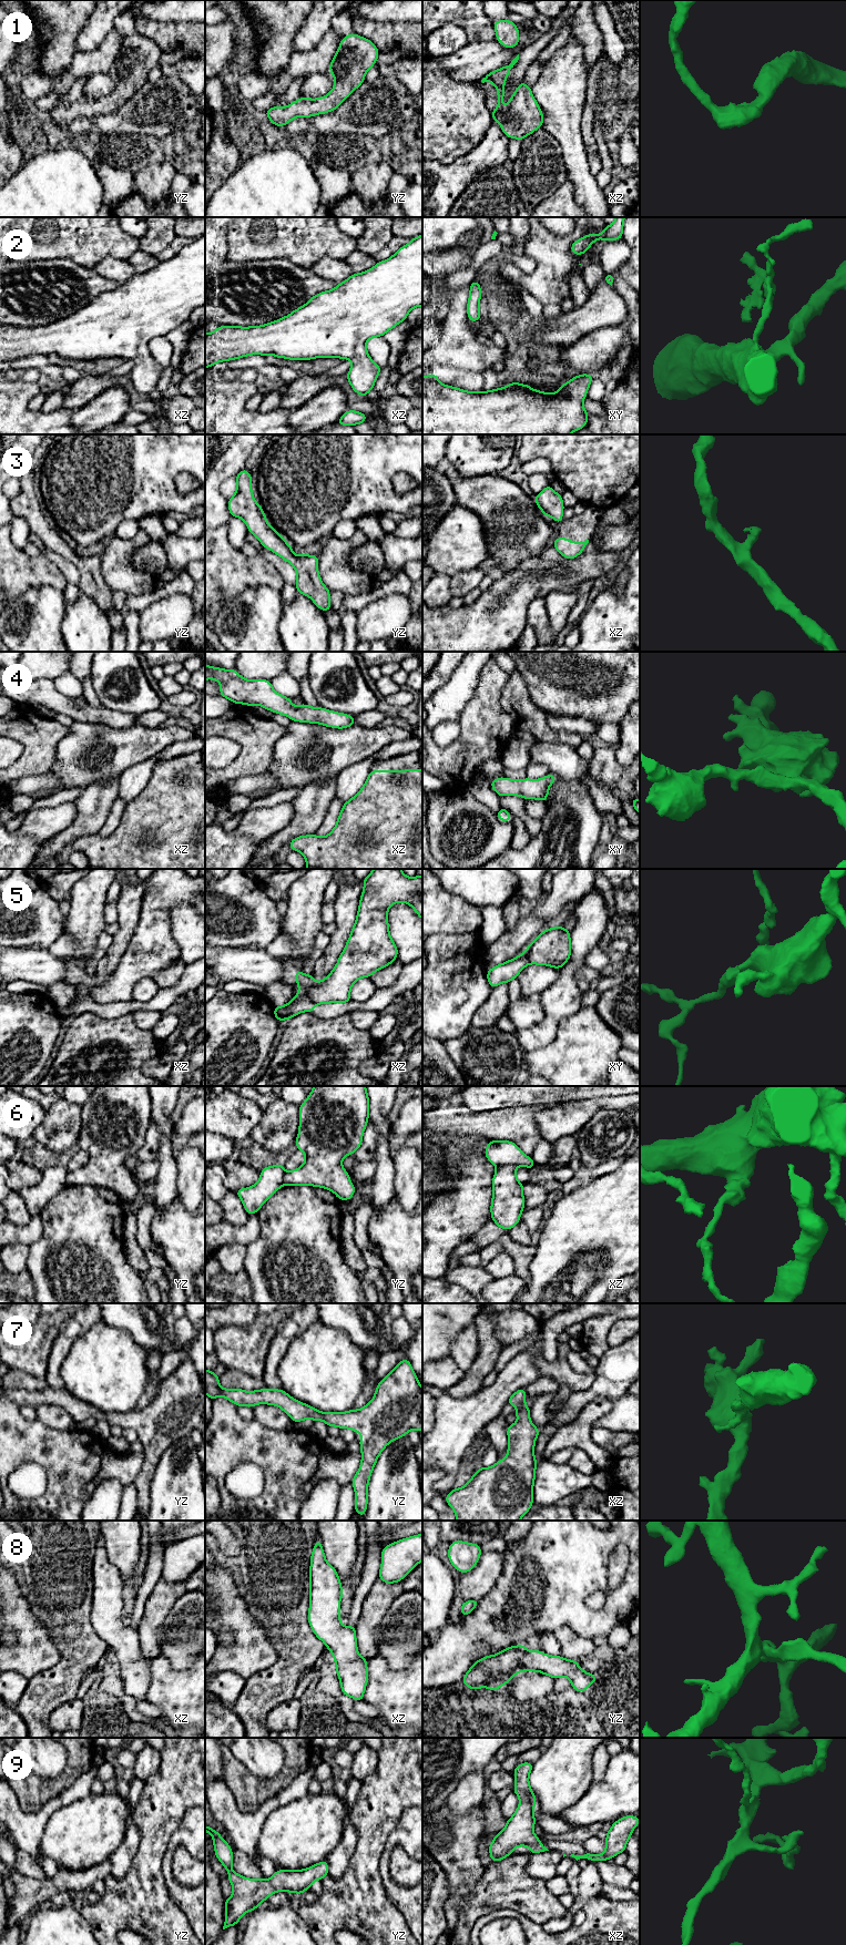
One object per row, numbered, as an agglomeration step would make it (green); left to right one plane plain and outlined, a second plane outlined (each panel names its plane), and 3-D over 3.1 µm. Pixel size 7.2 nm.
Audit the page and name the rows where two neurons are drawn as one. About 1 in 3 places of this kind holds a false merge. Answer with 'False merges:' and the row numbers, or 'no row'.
False merges: 5, 6

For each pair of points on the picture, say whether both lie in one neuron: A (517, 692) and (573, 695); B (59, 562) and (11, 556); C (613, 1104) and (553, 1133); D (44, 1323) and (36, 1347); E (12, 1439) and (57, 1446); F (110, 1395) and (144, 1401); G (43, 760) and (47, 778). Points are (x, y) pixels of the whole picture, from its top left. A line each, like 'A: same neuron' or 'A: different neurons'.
A: different neurons
B: different neurons
C: same neuron
D: same neuron
E: same neuron
F: different neurons
G: different neurons

